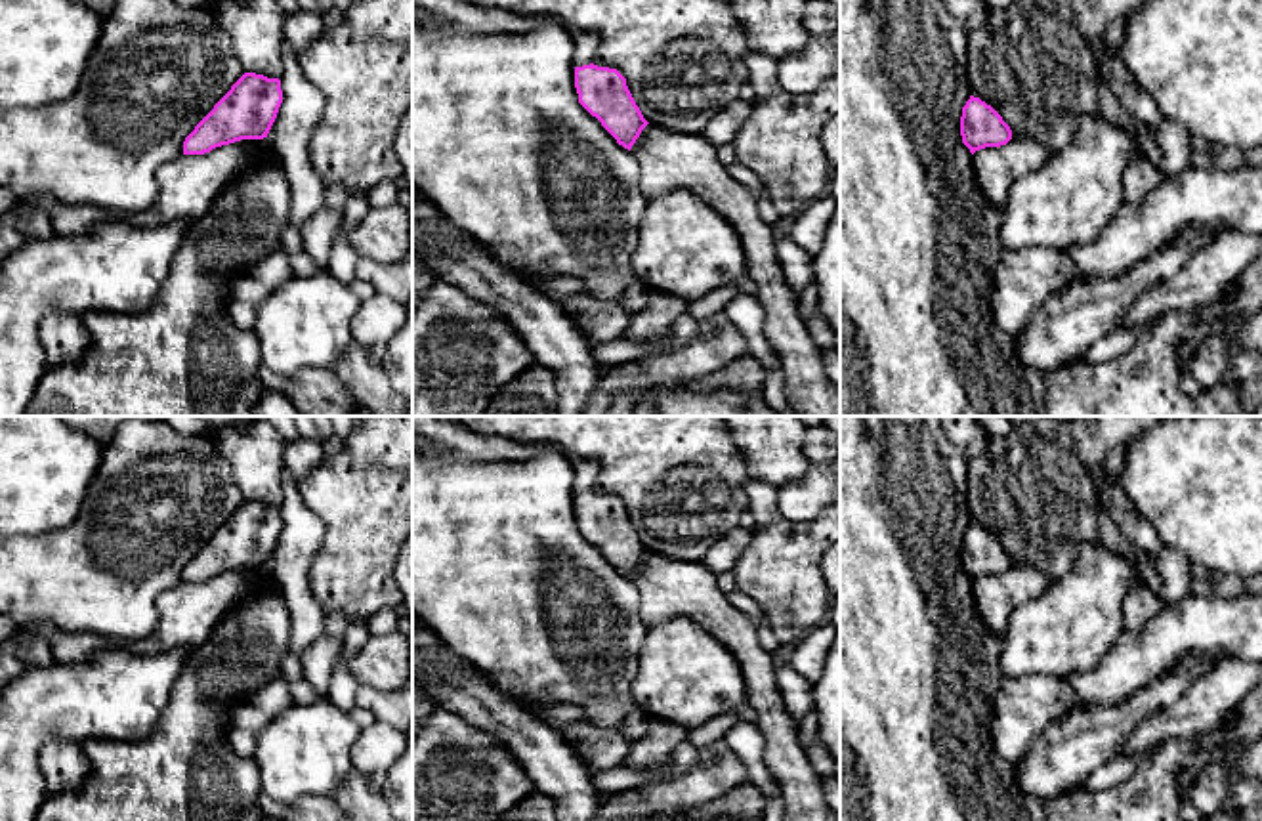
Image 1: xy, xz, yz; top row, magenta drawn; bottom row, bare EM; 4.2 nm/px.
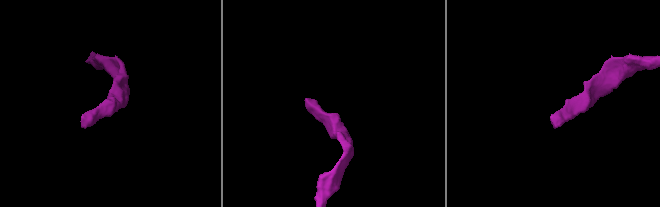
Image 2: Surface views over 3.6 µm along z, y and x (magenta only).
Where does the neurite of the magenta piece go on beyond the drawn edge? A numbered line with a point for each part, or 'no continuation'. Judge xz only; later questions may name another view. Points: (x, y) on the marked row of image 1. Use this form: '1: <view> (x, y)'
1: xz (585, 44)

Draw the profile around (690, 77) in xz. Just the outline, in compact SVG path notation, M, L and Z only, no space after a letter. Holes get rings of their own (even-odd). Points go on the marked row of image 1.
M468 0L521 15L546 15L596 36L594 65L617 69L643 118L668 132L699 136L750 80L747 31L731 0Z

